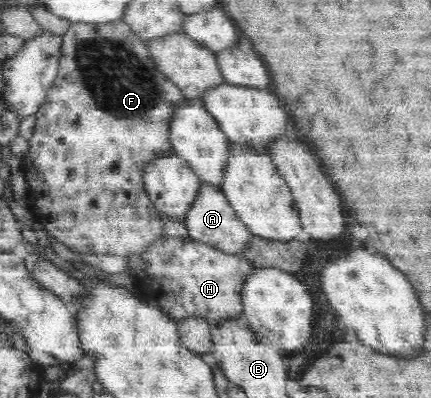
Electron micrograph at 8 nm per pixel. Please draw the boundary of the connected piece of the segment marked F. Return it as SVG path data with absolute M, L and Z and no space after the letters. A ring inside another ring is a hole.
M123 19L110 23L72 23L69 30L61 38L57 76L54 79L45 101L36 114L36 123L29 137L29 149L22 161L23 172L27 183L27 207L34 213L34 222L43 224L45 231L54 239L64 243L70 251L85 255L121 255L132 257L142 254L152 247L159 239L166 237L164 215L152 203L150 192L147 191L146 179L148 167L157 159L166 158L175 153L171 142L171 127L175 115L182 107L188 105L188 97L171 79L160 71L154 61L151 49L146 41L136 35L130 25Z

